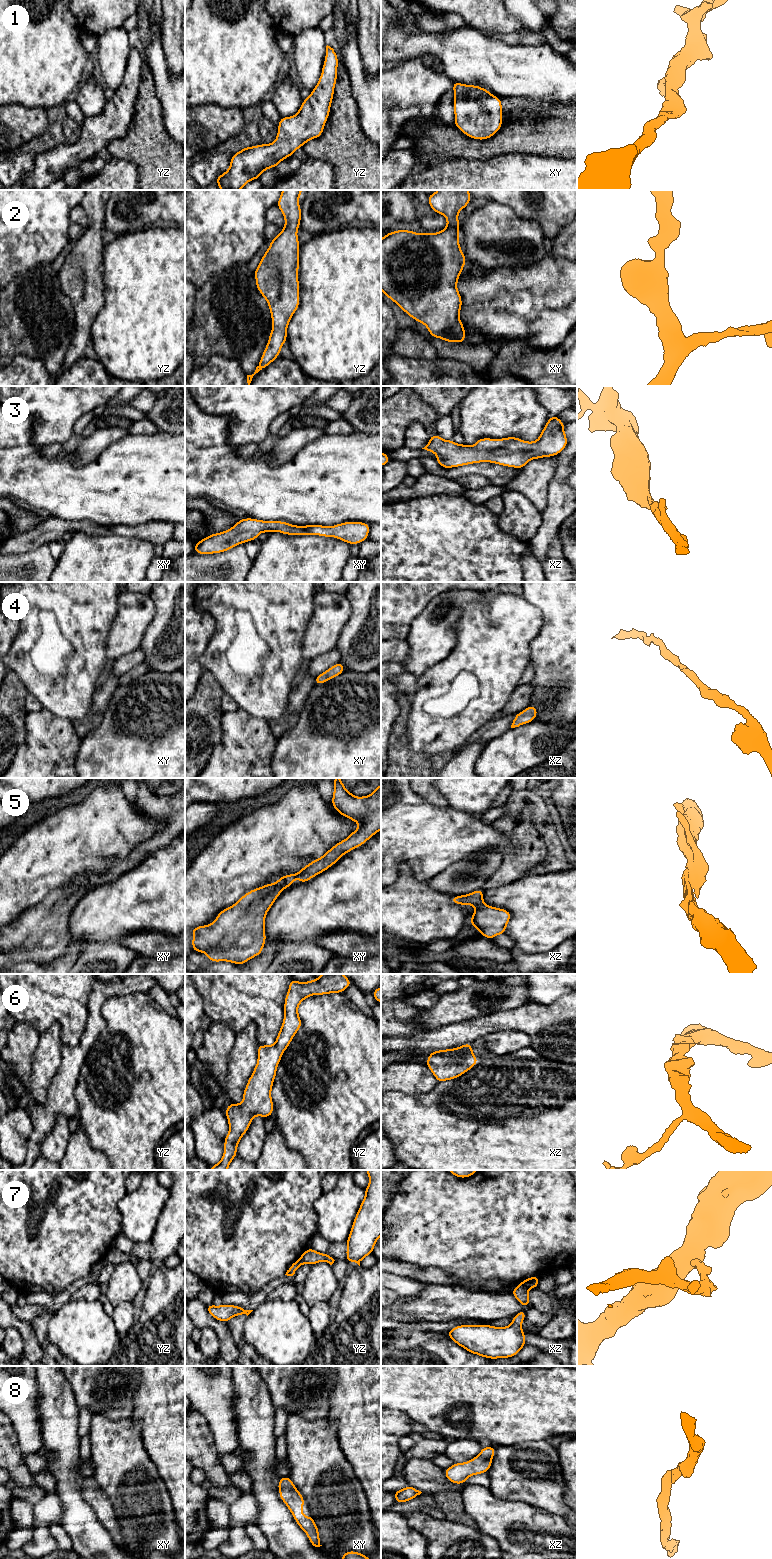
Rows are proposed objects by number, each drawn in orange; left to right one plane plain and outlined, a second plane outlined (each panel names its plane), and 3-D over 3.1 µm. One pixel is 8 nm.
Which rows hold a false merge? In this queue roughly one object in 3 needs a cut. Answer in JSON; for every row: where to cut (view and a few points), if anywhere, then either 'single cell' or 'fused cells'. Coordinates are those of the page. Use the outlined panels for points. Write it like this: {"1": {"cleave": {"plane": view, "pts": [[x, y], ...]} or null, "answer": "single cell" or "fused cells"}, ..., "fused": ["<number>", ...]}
{"1": {"cleave": null, "answer": "single cell"}, "2": {"cleave": null, "answer": "single cell"}, "3": {"cleave": null, "answer": "single cell"}, "4": {"cleave": null, "answer": "single cell"}, "5": {"cleave": null, "answer": "single cell"}, "6": {"cleave": null, "answer": "single cell"}, "7": {"cleave": {"plane": "xz", "pts": [[520, 1284], [527, 1289]]}, "answer": "fused cells"}, "8": {"cleave": null, "answer": "single cell"}, "fused": ["7"]}

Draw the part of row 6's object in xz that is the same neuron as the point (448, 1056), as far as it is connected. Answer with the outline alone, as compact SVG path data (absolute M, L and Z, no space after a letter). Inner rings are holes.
M471 1043L453 1049L430 1052L425 1061L437 1082L453 1080L473 1068L478 1058L472 1052Z

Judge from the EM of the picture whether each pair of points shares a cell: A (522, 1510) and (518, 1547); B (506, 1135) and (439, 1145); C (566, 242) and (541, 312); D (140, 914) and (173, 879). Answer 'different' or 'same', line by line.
A: same
B: same
C: different
D: same

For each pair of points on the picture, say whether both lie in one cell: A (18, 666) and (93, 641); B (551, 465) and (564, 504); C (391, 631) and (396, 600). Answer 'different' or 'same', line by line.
A: same
B: different
C: same

